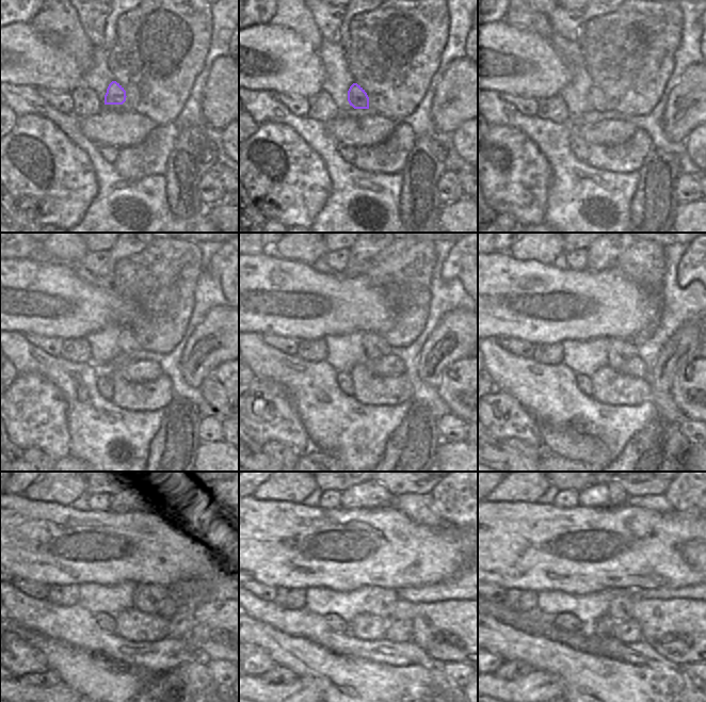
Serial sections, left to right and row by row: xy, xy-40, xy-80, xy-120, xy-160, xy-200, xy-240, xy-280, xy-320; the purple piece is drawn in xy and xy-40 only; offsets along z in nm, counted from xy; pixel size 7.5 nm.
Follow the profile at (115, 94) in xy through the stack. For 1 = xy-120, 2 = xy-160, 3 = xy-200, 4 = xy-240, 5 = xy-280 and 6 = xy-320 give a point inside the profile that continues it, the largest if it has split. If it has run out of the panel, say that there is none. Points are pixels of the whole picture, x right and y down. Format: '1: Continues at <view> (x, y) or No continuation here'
1: Continues at xy-120 (127, 341)
2: Continues at xy-160 (374, 346)
3: Continues at xy-200 (620, 351)
4: Continues at xy-240 (145, 597)
5: Continues at xy-280 (383, 605)
6: Continues at xy-320 (621, 608)

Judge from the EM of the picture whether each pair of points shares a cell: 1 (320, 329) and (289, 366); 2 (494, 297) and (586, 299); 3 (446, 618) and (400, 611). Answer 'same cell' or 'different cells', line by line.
1: different cells
2: same cell
3: same cell

